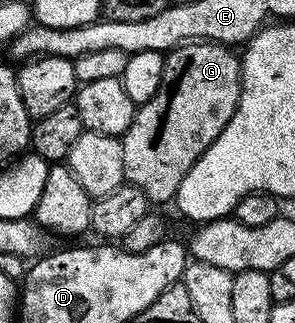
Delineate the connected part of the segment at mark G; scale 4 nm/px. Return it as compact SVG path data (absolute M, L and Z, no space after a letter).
M196 40L181 46L175 47L173 50L166 51L163 60L163 71L161 72L161 84L157 88L157 92L153 92L153 96L149 101L142 103L135 111L135 119L133 124L129 124L126 134L122 135L121 141L123 151L125 152L125 179L130 185L141 188L141 192L145 192L145 196L152 203L159 202L162 198L170 199L176 188L179 187L179 181L183 179L188 168L198 160L198 158L206 152L213 144L213 140L217 140L217 136L225 128L225 124L229 124L229 120L233 116L233 112L239 103L241 96L241 80L243 72L241 69L241 58L238 53L230 46L224 46L221 42L204 42Z

